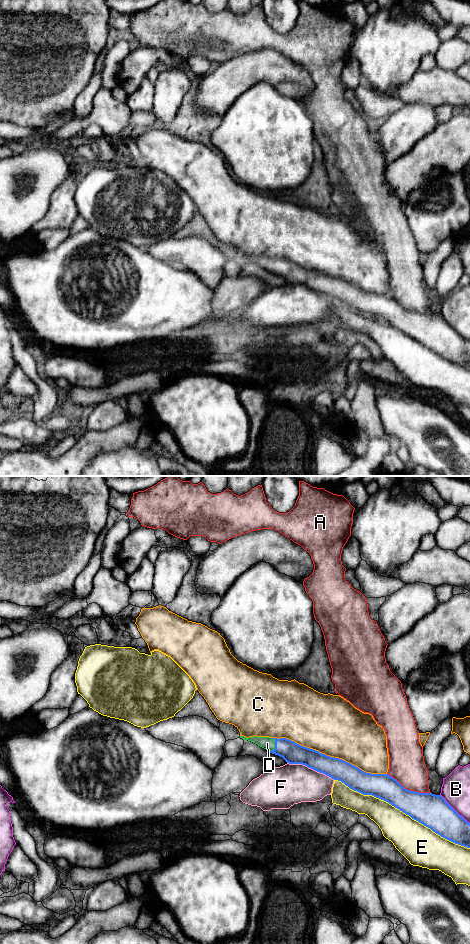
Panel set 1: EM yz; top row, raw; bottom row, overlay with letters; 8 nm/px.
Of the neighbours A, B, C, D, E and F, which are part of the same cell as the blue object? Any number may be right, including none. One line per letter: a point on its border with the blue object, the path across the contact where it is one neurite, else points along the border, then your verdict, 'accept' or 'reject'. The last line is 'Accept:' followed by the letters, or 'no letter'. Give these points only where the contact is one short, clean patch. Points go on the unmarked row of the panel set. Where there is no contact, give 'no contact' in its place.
A: yz (409, 310) | reject
B: yz (453, 329) | reject
C: yz (329, 276) | reject
D: yz (275, 267) | across yz (293, 273), (283, 267), (275, 267), (267, 263) | accept
E: yz (402, 331) | reject
F: yz (311, 288) | reject
Accept: D

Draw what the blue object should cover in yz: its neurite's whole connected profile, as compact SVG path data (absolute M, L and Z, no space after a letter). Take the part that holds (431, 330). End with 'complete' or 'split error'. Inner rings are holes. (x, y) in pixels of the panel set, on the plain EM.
M240 256L251 261L272 274L282 277L289 284L302 284L317 292L323 293L334 300L341 301L350 309L363 315L372 315L384 320L399 329L412 339L430 348L441 357L464 367L470 368L470 343L460 336L441 315L419 313L405 309L396 299L388 294L366 293L358 287L342 280L320 273L319 271L301 266L286 258Z; split error

